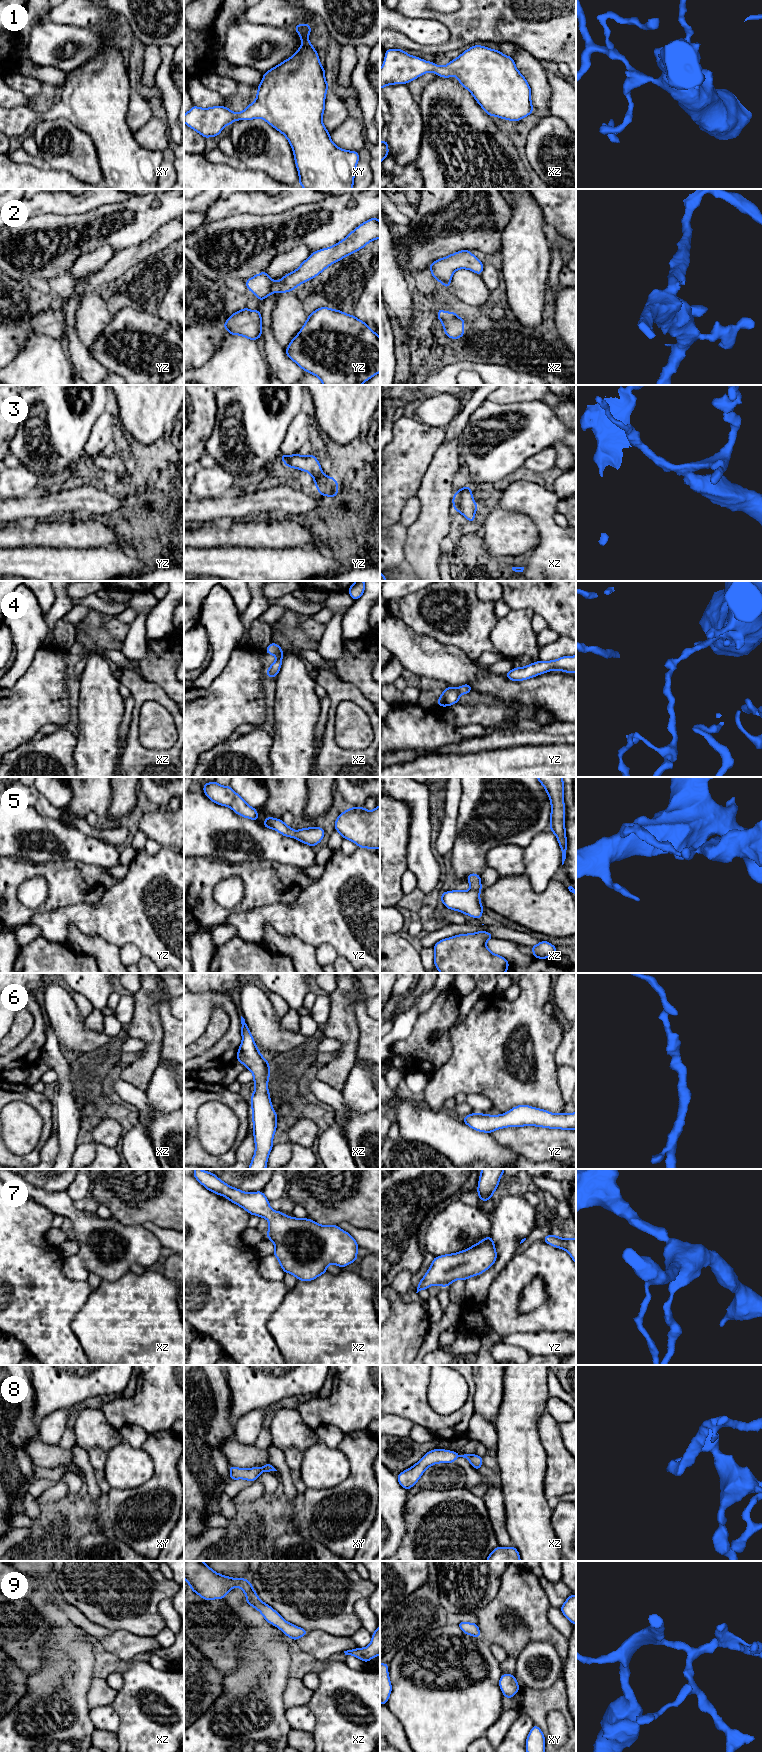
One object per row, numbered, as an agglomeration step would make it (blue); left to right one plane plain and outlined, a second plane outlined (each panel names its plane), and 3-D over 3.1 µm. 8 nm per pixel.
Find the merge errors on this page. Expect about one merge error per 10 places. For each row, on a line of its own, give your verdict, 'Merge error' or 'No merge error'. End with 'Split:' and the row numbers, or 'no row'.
1: No merge error
2: No merge error
3: No merge error
4: No merge error
5: No merge error
6: No merge error
7: No merge error
8: No merge error
9: No merge error
Split: no row

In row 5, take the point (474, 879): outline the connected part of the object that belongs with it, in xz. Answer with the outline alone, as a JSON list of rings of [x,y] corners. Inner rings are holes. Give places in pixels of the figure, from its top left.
[[[471,873],[467,876],[467,880],[471,886],[468,891],[446,891],[442,893],[440,901],[450,910],[481,919],[483,913],[480,901],[481,877],[476,873]]]

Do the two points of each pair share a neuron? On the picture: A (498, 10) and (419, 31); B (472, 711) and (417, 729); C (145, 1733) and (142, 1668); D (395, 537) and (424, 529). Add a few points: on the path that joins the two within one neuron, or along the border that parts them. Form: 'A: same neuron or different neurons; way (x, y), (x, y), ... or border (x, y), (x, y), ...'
A: different neurons; border (420, 19), (441, 22), (449, 32), (449, 39)
B: same neuron; way (458, 715), (431, 729)
C: same neuron; way (133, 1717), (129, 1708), (129, 1695), (140, 1684)
D: different neurons; border (407, 528), (403, 547), (405, 558)

